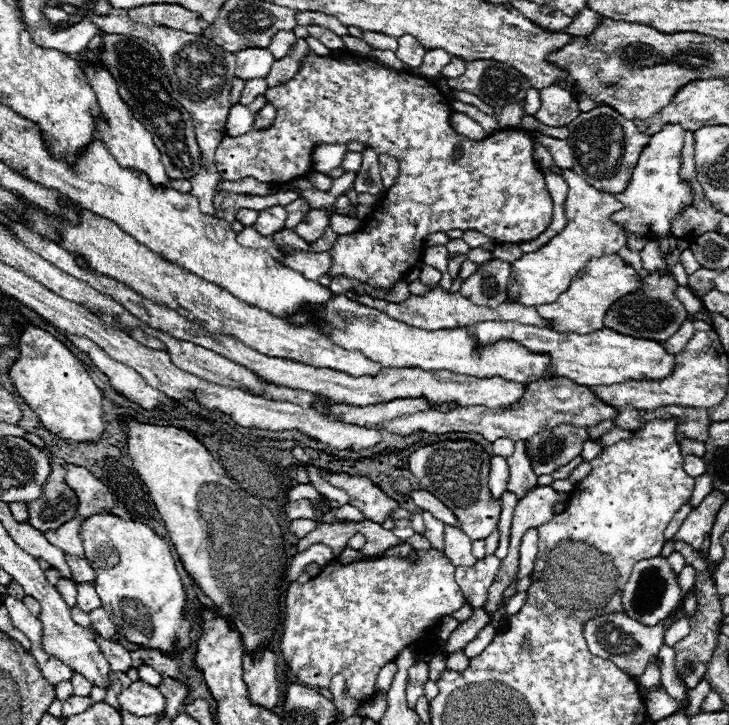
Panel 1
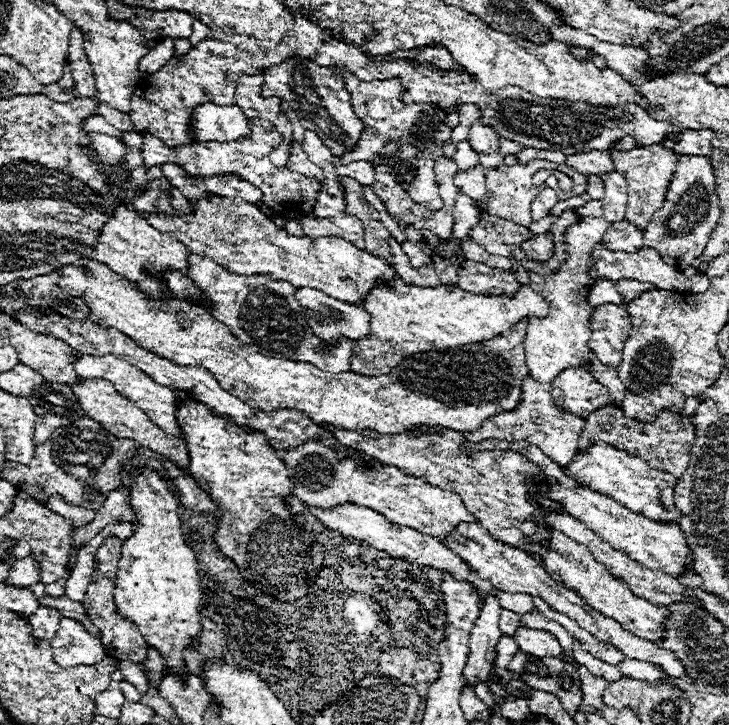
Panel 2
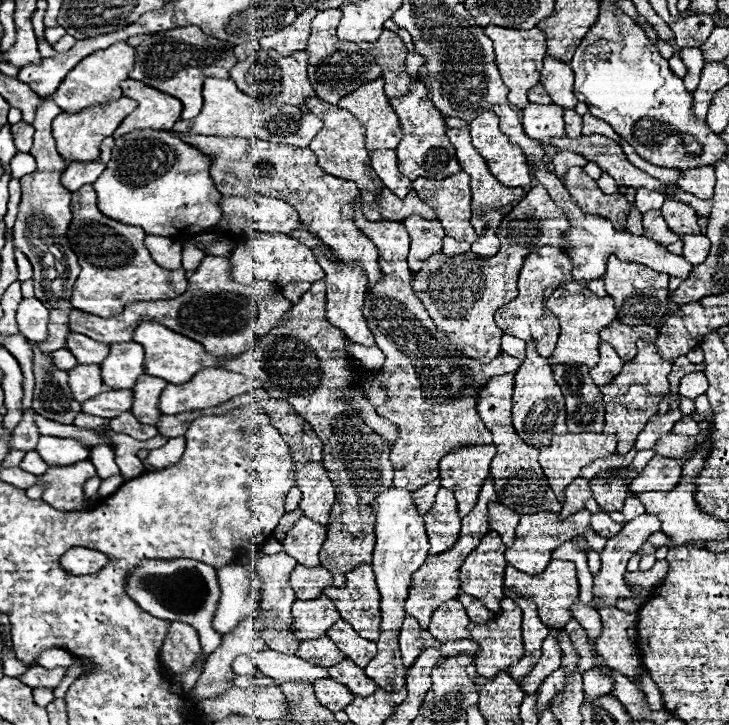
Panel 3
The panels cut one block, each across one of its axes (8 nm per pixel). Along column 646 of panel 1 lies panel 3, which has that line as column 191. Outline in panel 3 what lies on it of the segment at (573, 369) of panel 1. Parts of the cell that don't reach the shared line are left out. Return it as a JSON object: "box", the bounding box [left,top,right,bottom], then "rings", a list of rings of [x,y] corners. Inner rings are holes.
{"box":[134,322,220,384],"rings":[[[142,322],[134,330],[134,342],[142,344],[146,350],[146,362],[144,362],[146,374],[156,376],[156,378],[164,378],[166,382],[172,382],[172,384],[190,382],[196,376],[196,372],[220,364],[218,358],[208,354],[202,344],[198,344],[198,342],[194,342],[194,340],[158,324],[158,322]]]}

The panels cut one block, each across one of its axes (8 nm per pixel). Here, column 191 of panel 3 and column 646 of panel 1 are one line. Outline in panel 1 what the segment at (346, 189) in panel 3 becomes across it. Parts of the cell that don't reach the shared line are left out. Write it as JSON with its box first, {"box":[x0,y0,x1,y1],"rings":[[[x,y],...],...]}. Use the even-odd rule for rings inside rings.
{"box":[568,106,650,194],"rings":[[[598,106],[590,112],[582,112],[576,118],[576,122],[568,124],[568,130],[570,130],[568,144],[576,158],[572,170],[580,174],[594,188],[610,192],[610,194],[618,194],[626,188],[630,174],[638,162],[638,156],[650,140],[648,134],[638,132],[632,120],[622,118],[610,106]]]}

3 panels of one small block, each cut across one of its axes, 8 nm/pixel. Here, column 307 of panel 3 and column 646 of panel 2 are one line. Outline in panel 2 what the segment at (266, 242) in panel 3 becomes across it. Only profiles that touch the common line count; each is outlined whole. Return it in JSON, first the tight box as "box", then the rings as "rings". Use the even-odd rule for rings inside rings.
{"box":[590,244,710,292],"rings":[[[600,244],[592,250],[592,258],[594,258],[594,268],[590,270],[590,274],[594,278],[608,278],[608,280],[638,280],[638,282],[650,282],[662,290],[670,290],[670,292],[704,292],[710,286],[710,280],[706,274],[698,272],[696,276],[692,276],[692,280],[684,278],[684,274],[680,270],[676,270],[674,266],[668,266],[658,254],[656,250],[644,246],[638,252],[630,254],[630,252],[610,252],[606,248],[602,248]]]}

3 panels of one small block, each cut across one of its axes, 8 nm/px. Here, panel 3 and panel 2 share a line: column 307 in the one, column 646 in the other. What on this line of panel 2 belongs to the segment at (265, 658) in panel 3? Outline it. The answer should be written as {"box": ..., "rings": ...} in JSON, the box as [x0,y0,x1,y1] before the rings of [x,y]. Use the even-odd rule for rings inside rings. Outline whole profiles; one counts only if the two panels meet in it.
{"box":[616,658,666,682],"rings":[[[624,658],[622,662],[618,662],[616,668],[628,678],[636,678],[636,680],[644,680],[644,682],[658,682],[660,678],[666,676],[656,664],[634,660],[634,658]]]}

